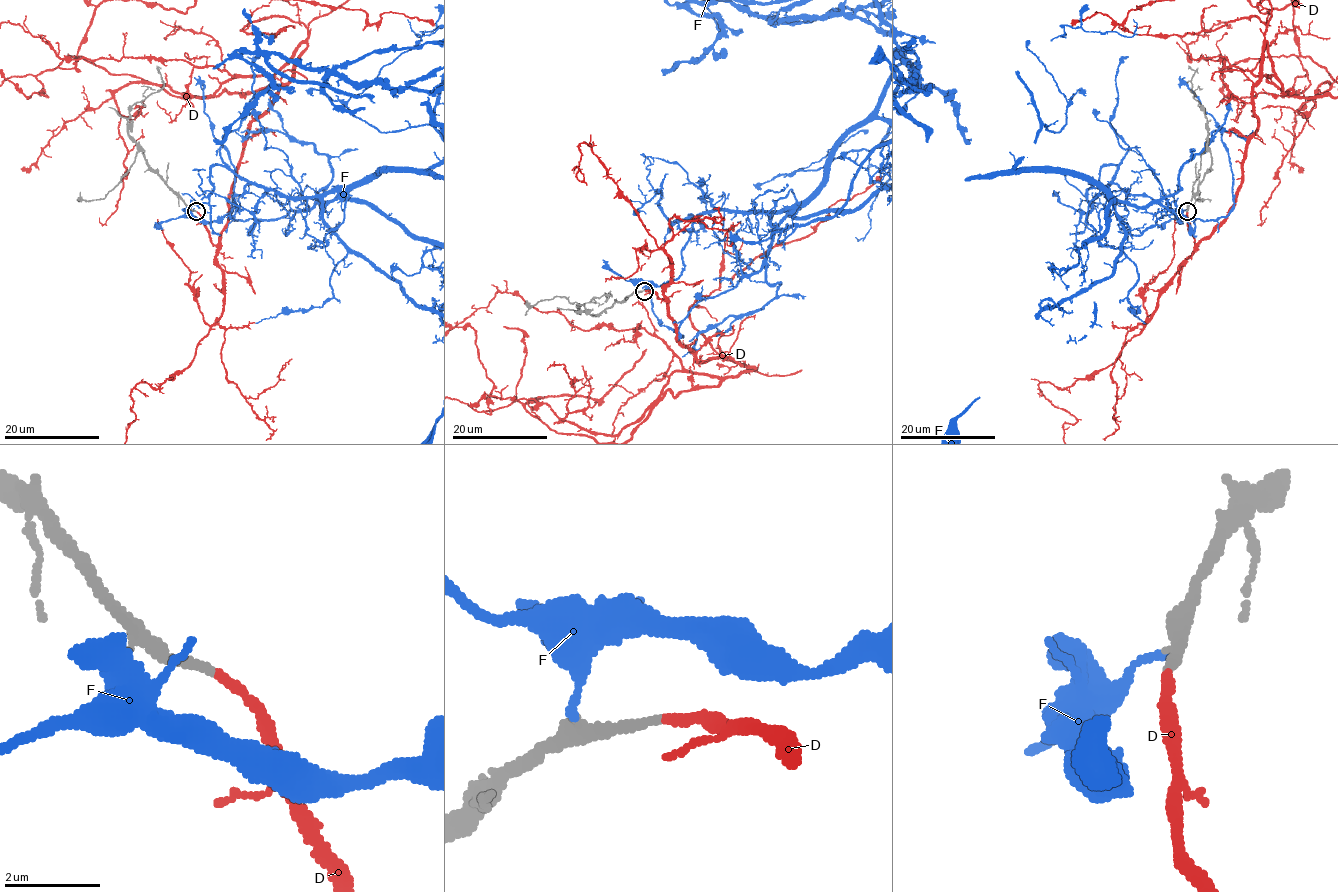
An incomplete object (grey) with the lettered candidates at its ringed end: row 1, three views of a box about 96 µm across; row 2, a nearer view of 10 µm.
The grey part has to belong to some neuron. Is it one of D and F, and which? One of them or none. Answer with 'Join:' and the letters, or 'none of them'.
Join: D

